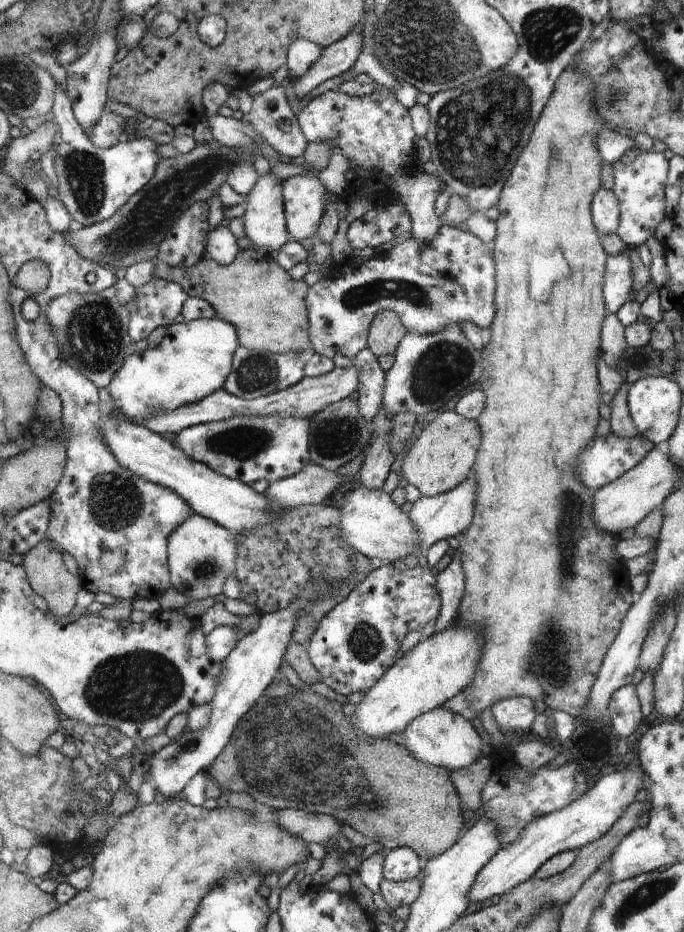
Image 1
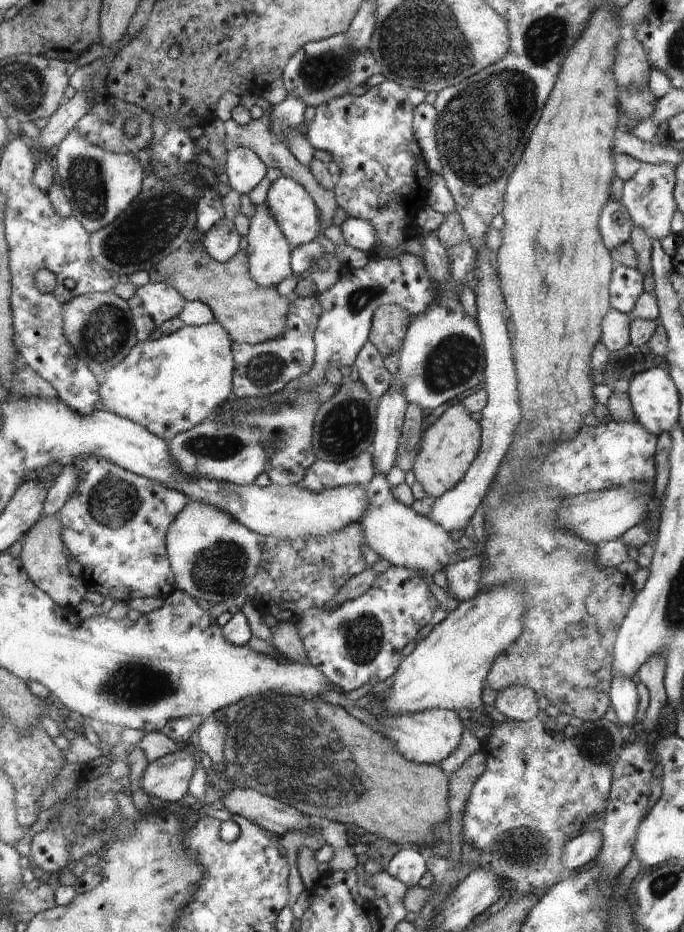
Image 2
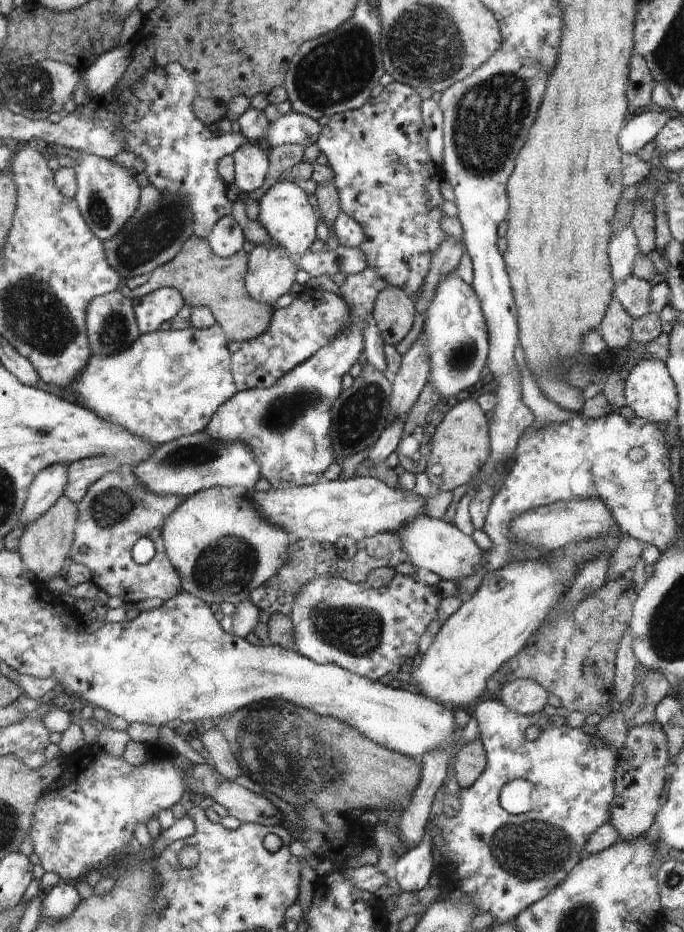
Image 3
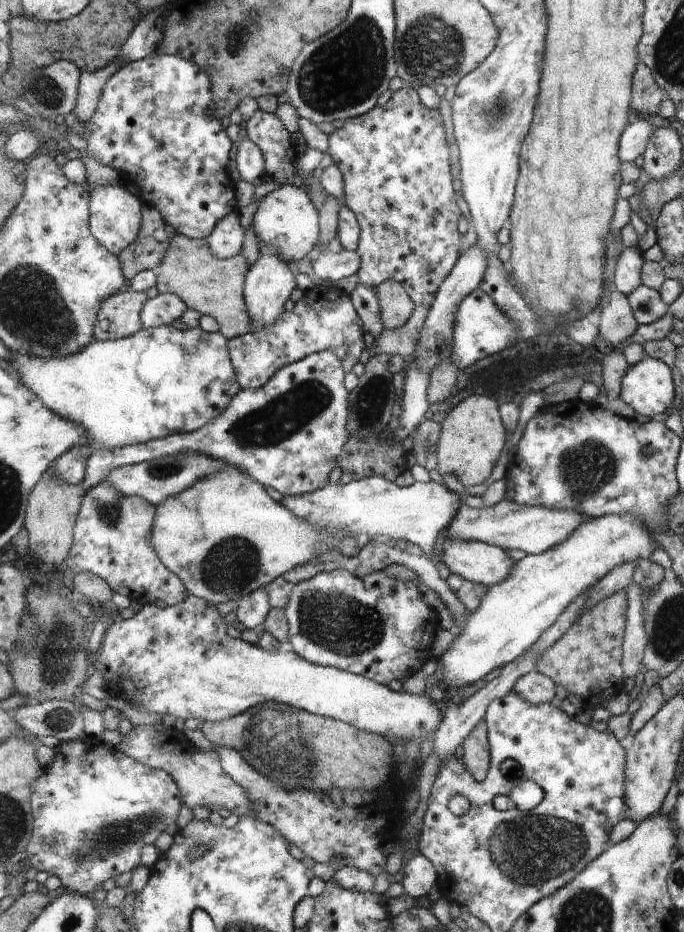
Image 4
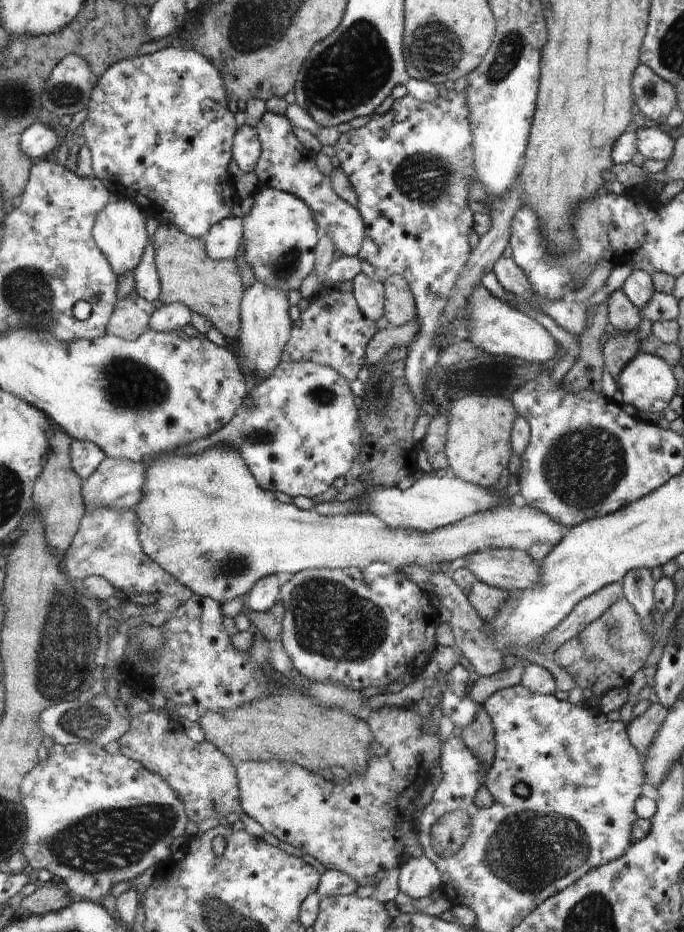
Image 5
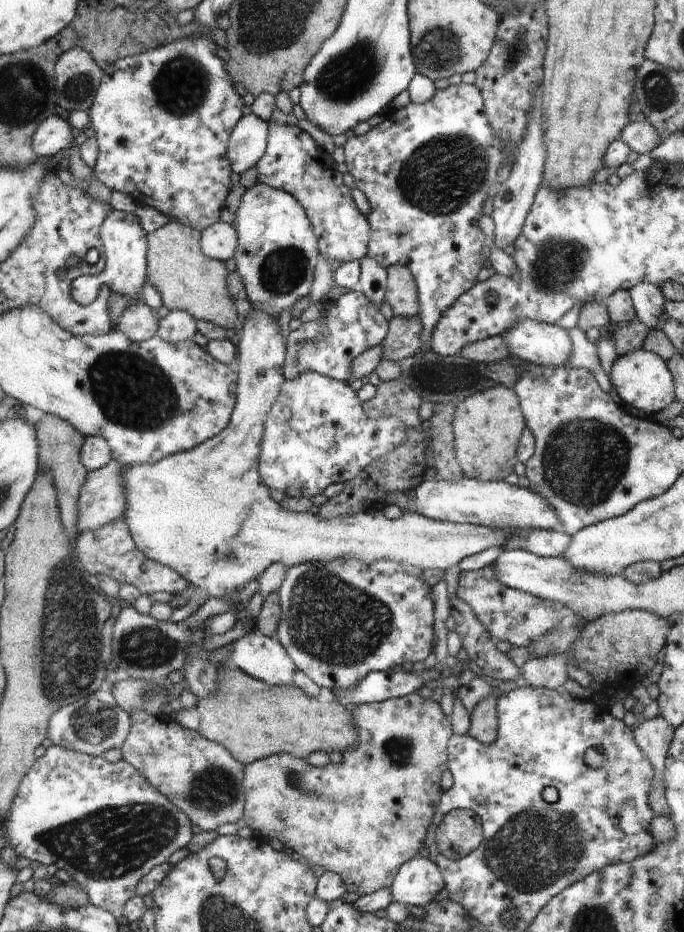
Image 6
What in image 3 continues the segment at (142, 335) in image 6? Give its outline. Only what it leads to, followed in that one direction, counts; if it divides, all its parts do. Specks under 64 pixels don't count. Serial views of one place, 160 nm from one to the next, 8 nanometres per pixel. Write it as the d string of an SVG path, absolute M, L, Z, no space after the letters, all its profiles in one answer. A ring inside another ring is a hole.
M127 291L98 295L92 299L87 308L87 339L90 341L91 354L94 357L112 355L127 350L139 339L138 318L135 316L134 301Z

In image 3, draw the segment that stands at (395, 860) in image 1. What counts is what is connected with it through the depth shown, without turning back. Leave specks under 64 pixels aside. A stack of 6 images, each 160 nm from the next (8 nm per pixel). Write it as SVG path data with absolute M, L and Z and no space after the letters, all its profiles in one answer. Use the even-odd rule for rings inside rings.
M426 835L417 847L398 858L392 867L391 875L398 881L402 892L418 892L428 886L428 880L434 873L433 852L433 840Z

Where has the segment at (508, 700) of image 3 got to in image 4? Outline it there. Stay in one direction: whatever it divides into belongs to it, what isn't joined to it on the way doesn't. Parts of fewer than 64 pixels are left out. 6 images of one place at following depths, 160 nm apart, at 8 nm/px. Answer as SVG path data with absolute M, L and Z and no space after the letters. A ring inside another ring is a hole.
M535 669L514 684L513 692L528 704L548 704L554 698L554 681Z

